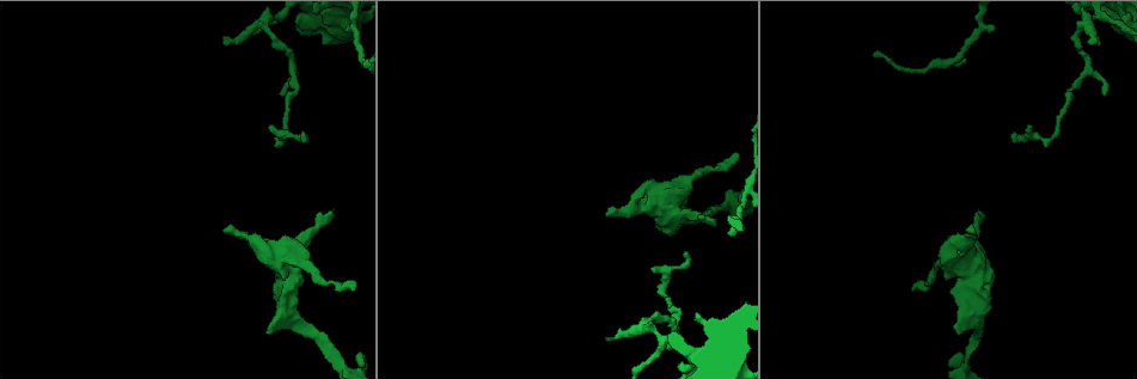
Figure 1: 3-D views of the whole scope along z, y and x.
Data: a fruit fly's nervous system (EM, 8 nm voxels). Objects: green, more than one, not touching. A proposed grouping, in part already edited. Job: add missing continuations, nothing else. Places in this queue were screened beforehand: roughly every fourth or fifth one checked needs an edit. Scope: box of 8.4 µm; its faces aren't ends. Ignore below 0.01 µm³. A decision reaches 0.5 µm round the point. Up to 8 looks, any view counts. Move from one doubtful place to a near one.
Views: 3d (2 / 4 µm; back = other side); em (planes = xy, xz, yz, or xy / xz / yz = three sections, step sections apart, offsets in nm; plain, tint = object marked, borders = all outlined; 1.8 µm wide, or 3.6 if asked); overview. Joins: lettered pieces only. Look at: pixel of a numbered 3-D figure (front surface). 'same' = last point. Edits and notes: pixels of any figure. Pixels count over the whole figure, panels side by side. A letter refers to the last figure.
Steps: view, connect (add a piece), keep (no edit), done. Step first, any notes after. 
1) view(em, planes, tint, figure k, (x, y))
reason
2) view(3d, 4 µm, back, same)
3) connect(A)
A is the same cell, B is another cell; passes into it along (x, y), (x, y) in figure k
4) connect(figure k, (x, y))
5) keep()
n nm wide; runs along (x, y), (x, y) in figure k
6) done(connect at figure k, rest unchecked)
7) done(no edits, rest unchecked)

view(3d, 4 µm, figure 1, (330, 217))
branch stops here

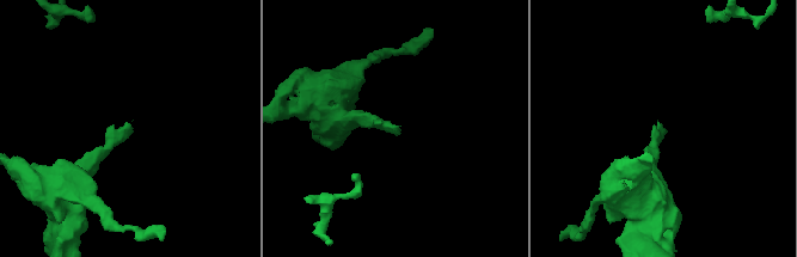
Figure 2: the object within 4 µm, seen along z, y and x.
view(em, planes, tint, figure 2, (396, 134))
now the EM

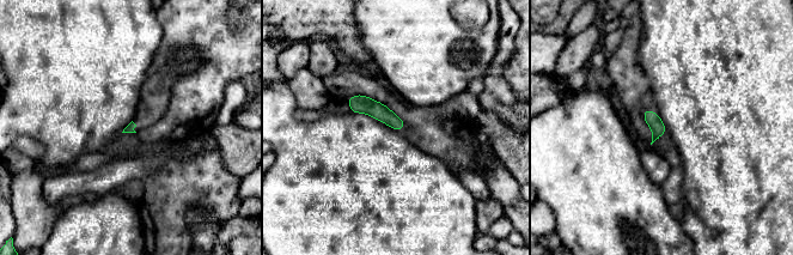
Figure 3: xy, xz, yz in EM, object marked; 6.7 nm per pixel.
view(em, planes, borders, same)
what lies round it

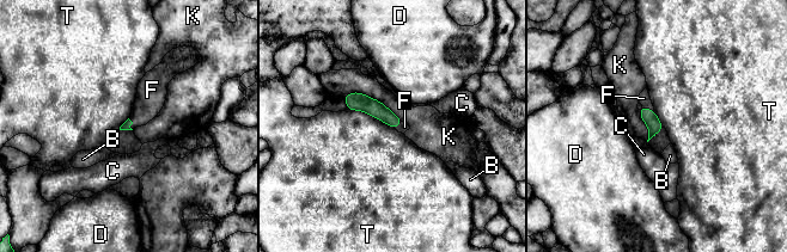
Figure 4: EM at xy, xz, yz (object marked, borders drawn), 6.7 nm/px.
connect(F)
F is the same cell, B, C, D, K and T are other cells; passes into it along (648, 116), (646, 108), (644, 98) in figure 4; it goes on there

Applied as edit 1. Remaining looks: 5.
view(overview)

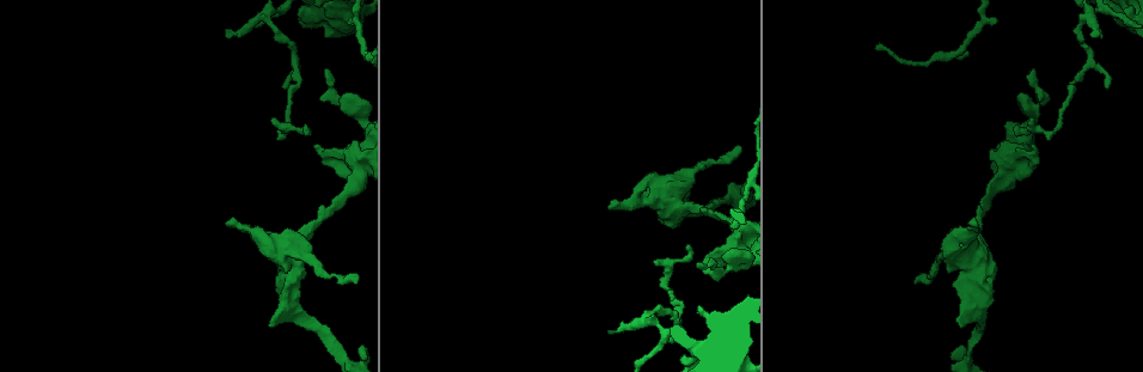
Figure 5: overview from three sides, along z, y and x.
view(3d, 4 µm, figure 5, (279, 275))
stops while still wide

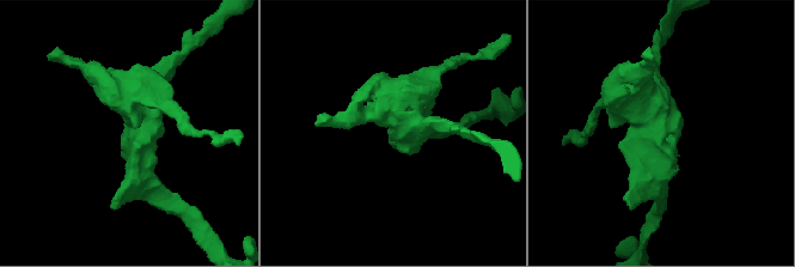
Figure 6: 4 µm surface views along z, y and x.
view(em, planes, tint, figure 6, (676, 127))
need the tissue

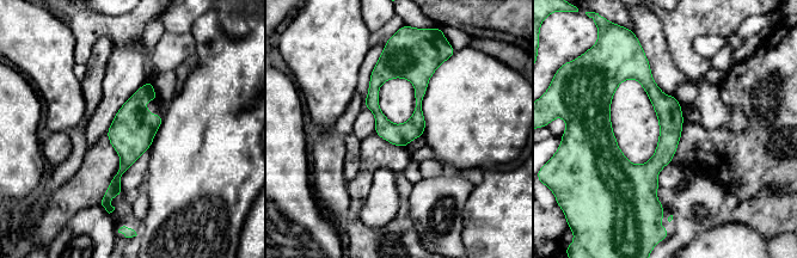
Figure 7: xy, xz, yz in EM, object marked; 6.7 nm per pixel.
view(em, planes, borders, same)

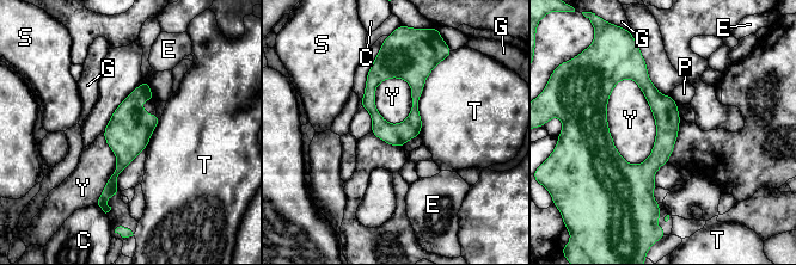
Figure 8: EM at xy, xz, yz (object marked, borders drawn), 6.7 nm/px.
keep()
C, E, G, P, S, T and Y are other cells; border along (624, 78), (607, 128), (636, 165) in figure 8; no lettered piece goes on from it

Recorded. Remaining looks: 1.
done(connect at figure 4, rest unchecked)

